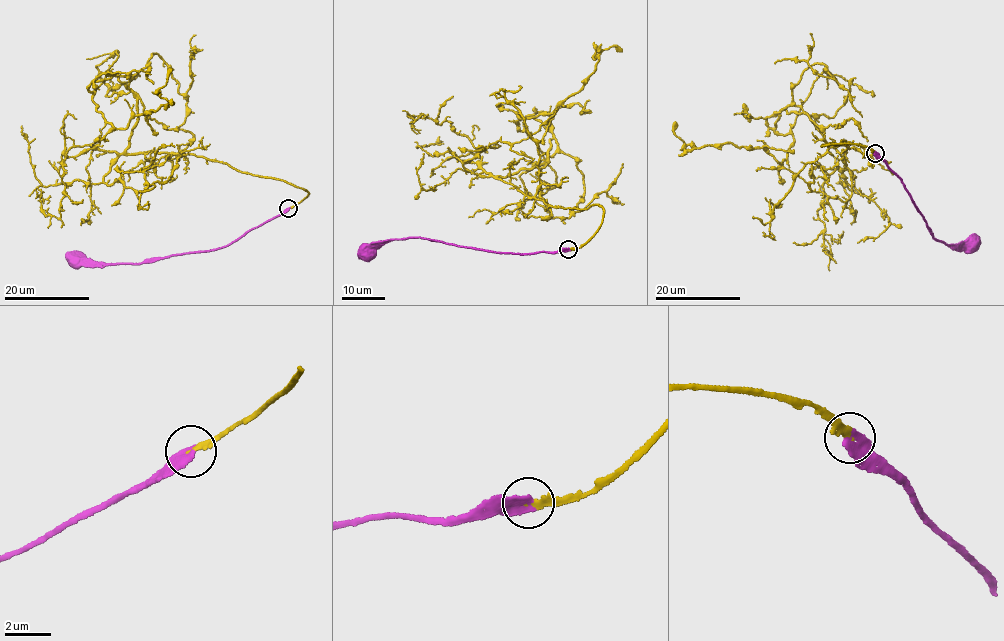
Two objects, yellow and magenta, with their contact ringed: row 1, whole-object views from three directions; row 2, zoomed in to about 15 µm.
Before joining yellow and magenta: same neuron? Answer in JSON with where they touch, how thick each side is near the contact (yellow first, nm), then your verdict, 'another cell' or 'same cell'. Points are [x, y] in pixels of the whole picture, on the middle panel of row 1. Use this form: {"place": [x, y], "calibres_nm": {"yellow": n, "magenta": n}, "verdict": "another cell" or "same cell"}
{"place": [568, 249], "calibres_nm": {"yellow": 200, "magenta": 360}, "verdict": "same cell"}

